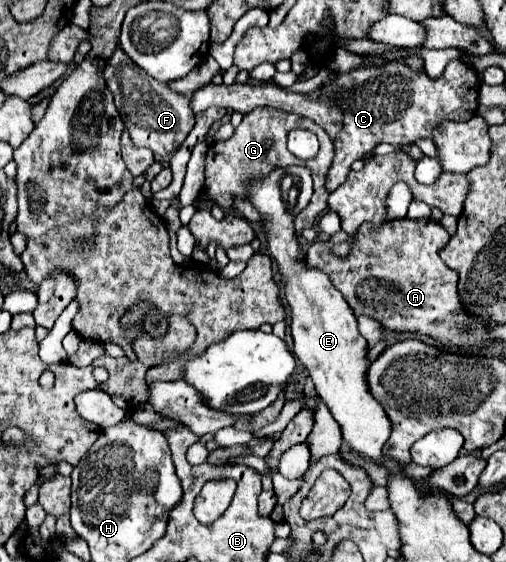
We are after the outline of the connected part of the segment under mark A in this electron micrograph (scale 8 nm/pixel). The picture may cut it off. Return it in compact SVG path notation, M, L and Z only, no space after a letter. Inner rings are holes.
M404 218L380 226L366 222L354 236L338 232L328 242L314 242L306 252L306 264L310 264L310 268L322 268L322 272L330 276L330 282L342 292L356 316L366 314L388 330L426 334L442 344L478 346L488 342L490 336L486 324L462 308L456 288L458 274L438 256L448 240L450 234L432 218ZM348 238L354 240L350 256L334 256L330 246ZM466 326L472 328L470 334L462 334Z

